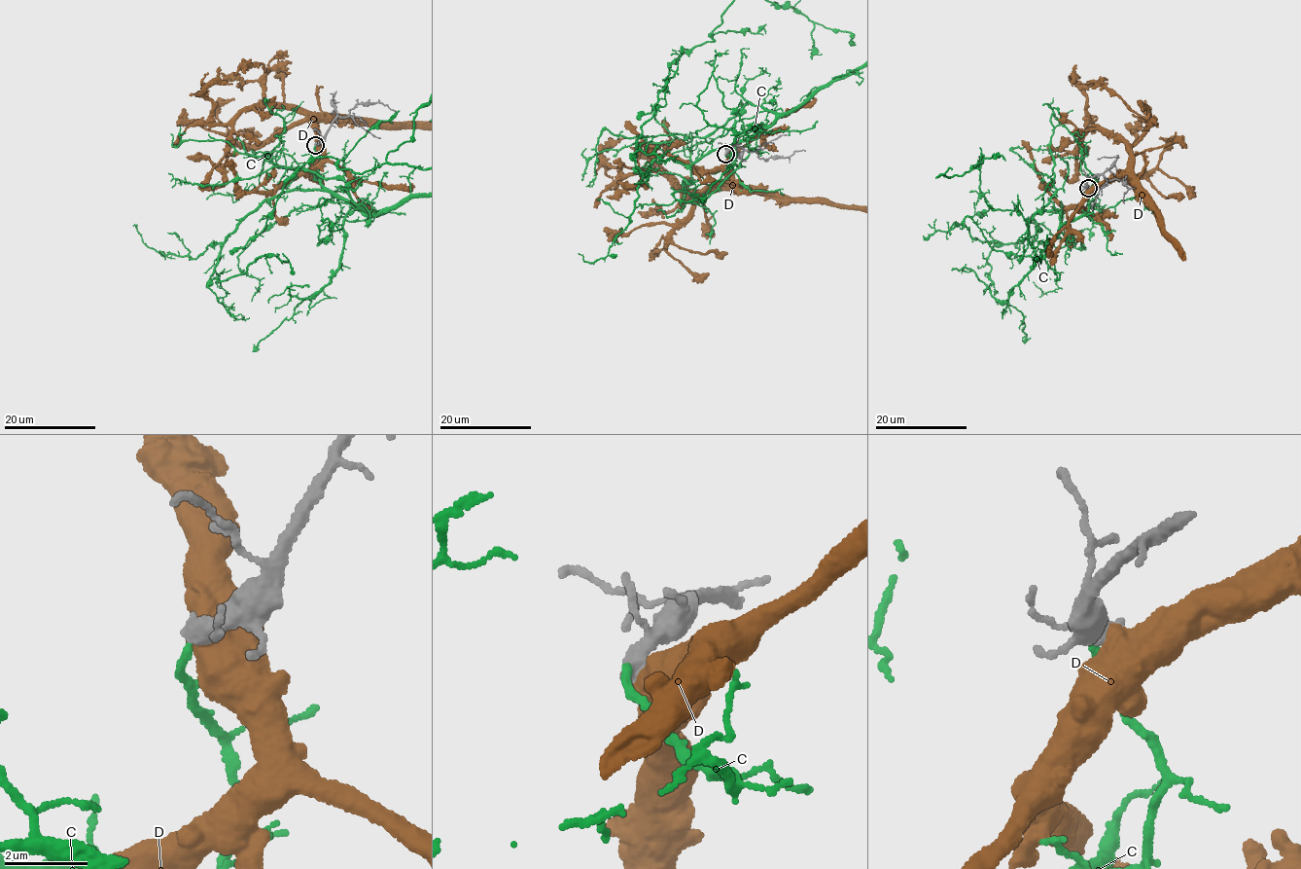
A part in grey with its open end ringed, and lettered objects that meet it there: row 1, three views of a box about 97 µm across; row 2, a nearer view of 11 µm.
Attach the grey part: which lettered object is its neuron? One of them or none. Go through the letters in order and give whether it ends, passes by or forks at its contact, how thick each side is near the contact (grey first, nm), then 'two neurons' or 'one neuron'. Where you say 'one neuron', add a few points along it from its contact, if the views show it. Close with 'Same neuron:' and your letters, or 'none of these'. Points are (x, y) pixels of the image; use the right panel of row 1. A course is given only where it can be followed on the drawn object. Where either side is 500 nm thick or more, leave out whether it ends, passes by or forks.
C: it ends; calibres 340 and 170 nm; two neurons
D: calibres 360 and 800 nm; two neurons
Same neuron: none of these

